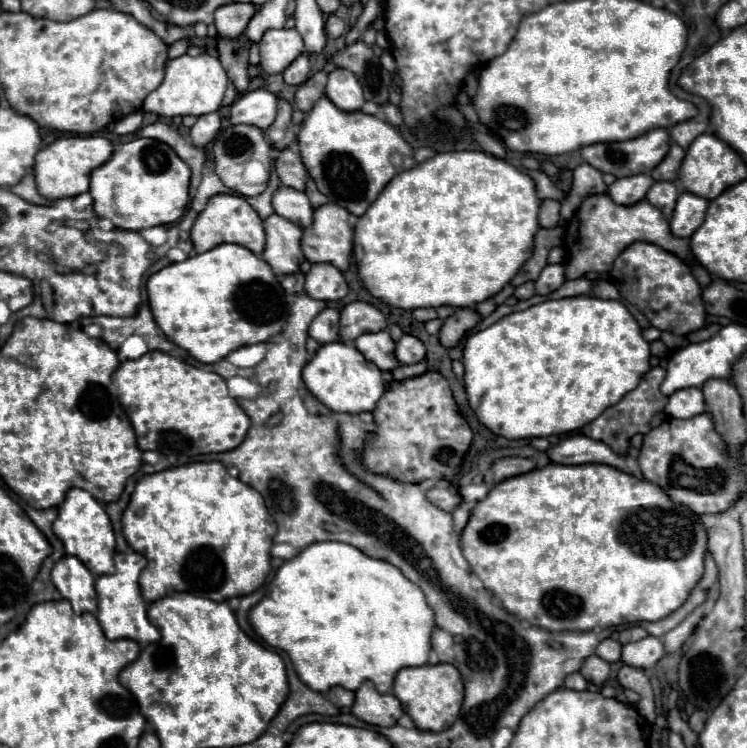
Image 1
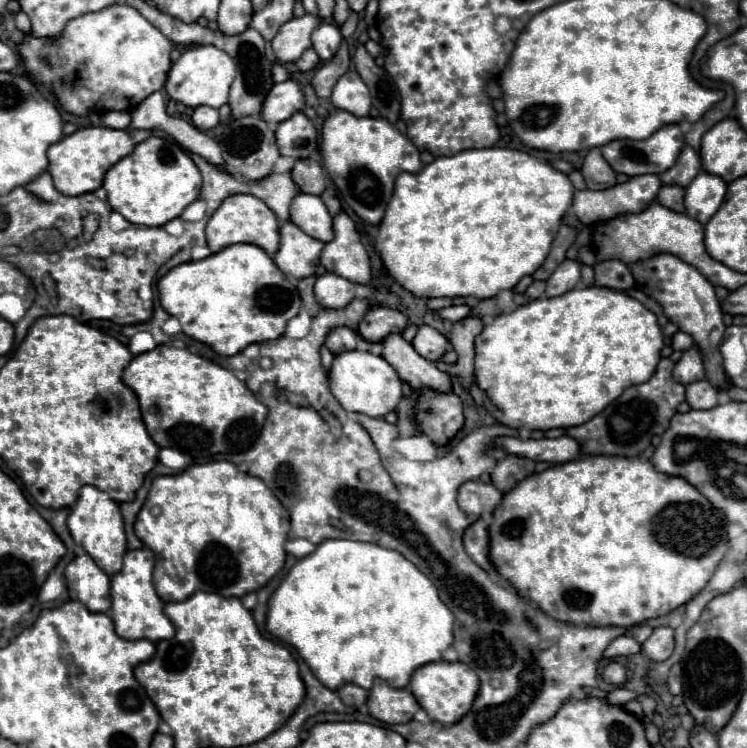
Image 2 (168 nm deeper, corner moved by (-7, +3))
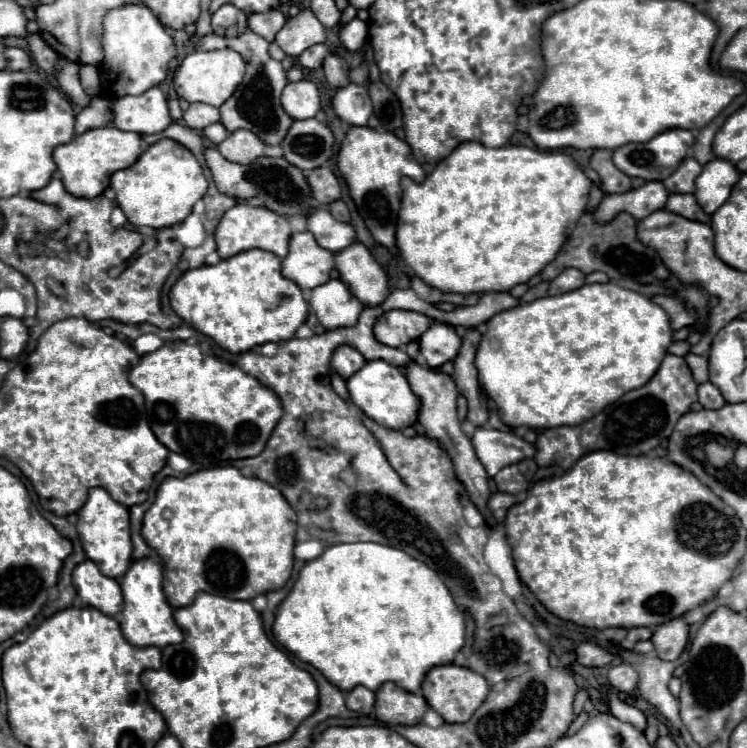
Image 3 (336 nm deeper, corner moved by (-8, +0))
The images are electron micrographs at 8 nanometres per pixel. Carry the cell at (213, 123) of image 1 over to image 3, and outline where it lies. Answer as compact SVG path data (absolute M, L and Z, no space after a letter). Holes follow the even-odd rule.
M190 104L190 108L184 112L184 122L194 130L204 130L206 126L218 120L220 120L218 108L208 104Z

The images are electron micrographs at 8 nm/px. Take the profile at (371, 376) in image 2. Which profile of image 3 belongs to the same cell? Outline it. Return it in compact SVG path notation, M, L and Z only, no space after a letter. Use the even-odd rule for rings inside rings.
M372 360L372 362L366 362L366 366L360 372L356 372L350 380L346 380L346 386L350 392L350 400L380 426L390 430L404 430L416 424L422 402L412 392L406 372L402 368L396 368L384 360Z

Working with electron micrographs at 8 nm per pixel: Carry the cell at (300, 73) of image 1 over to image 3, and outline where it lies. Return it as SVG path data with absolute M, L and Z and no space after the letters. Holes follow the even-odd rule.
M314 44L310 48L306 48L300 56L298 56L298 62L308 68L308 70L314 70L314 68L320 68L324 58L330 54L328 46L326 44Z

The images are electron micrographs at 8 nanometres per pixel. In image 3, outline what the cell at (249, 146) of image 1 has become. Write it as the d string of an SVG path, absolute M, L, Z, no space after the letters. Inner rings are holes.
M238 130L238 132L230 134L216 148L226 160L246 164L246 162L252 162L258 156L264 156L266 144L256 134L250 134L250 130Z

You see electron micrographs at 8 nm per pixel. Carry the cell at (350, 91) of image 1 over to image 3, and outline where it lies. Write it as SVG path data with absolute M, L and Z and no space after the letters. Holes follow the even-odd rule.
M348 84L340 88L334 96L334 112L340 116L340 120L348 122L350 126L366 126L368 118L372 116L372 102L368 96L366 86Z

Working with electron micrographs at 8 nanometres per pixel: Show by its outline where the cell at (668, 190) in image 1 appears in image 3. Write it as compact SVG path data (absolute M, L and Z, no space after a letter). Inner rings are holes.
M670 194L668 204L666 204L666 210L674 212L674 214L680 214L682 218L688 218L688 220L694 220L694 222L710 224L710 220L712 220L702 210L702 206L698 204L698 200L696 200L694 194Z

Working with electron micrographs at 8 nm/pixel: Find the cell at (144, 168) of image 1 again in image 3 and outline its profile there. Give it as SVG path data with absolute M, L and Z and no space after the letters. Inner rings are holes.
M162 138L150 146L136 164L112 174L110 186L116 192L116 202L134 226L166 228L182 222L192 212L192 206L206 194L208 180L194 154L180 142Z

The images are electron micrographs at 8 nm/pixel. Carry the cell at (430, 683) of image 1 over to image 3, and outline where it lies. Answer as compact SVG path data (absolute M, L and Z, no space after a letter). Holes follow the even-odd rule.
M446 664L446 666L436 666L434 670L430 670L430 674L426 674L426 680L422 684L422 694L428 700L430 708L436 710L446 722L458 724L458 722L468 722L470 716L484 702L488 694L488 682L470 668Z

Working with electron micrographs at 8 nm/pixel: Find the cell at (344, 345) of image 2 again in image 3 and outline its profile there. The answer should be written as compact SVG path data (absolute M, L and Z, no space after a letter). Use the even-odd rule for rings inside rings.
M340 346L332 356L332 368L344 380L348 380L352 374L356 374L364 364L366 364L364 356L350 346Z

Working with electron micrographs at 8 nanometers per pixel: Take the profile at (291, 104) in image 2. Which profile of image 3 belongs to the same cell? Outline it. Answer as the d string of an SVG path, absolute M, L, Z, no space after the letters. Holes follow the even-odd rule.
M310 80L290 82L282 92L282 106L294 120L314 118L320 110L318 86Z

